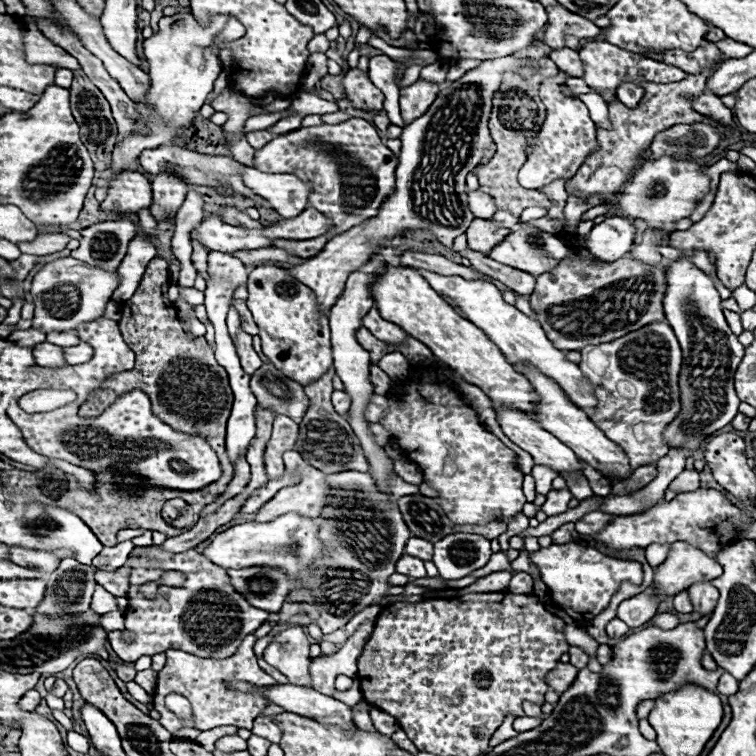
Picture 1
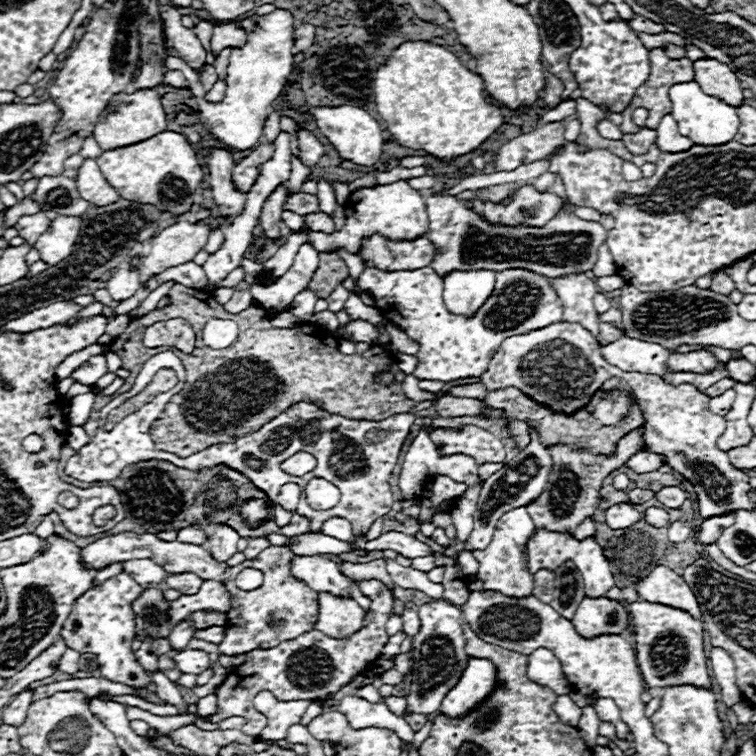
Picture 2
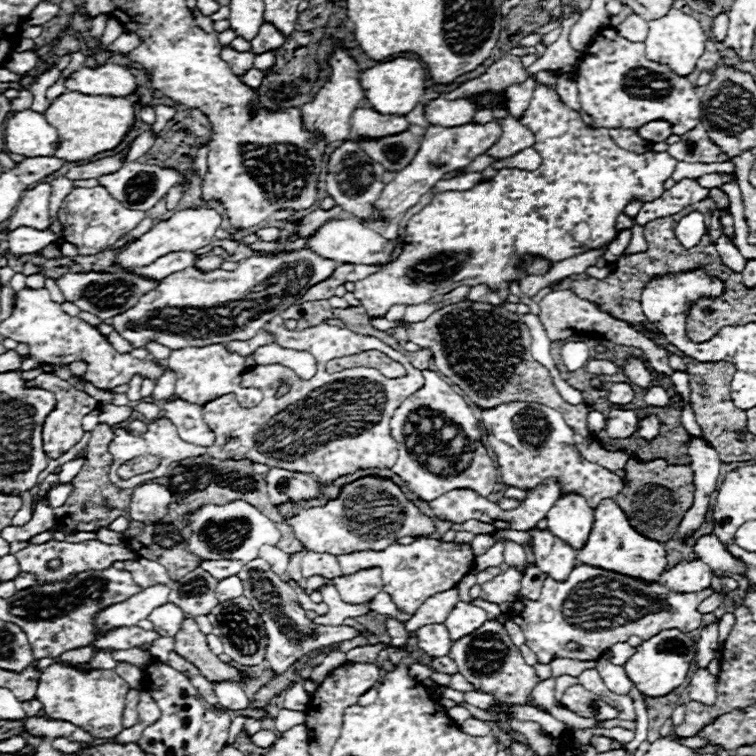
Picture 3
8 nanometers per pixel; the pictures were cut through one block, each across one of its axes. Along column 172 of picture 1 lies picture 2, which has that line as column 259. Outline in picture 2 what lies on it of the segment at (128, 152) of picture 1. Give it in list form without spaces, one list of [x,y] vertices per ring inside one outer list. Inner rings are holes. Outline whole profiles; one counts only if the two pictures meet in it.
[[[276,8],[266,16],[250,16],[242,20],[242,26],[248,34],[248,42],[242,50],[232,50],[230,64],[228,64],[228,78],[226,78],[226,96],[218,104],[204,100],[205,90],[199,80],[198,74],[186,62],[178,57],[171,56],[165,60],[168,70],[181,70],[189,82],[189,87],[197,99],[198,109],[204,126],[210,134],[214,134],[224,146],[232,150],[250,150],[262,138],[262,128],[266,116],[270,112],[272,102],[284,90],[290,72],[294,70],[294,18],[288,10]]]

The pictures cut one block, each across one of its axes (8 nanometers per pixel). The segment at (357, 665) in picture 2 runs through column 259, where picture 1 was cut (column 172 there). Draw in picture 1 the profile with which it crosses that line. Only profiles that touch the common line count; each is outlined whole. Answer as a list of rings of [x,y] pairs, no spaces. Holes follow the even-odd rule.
[[[254,634],[246,636],[242,646],[236,650],[234,656],[224,658],[224,660],[210,660],[210,658],[198,658],[194,654],[182,652],[182,650],[168,650],[166,656],[166,666],[158,672],[158,682],[156,682],[156,690],[154,690],[154,708],[160,712],[160,724],[170,730],[172,734],[178,732],[184,722],[166,708],[164,698],[170,692],[182,694],[190,700],[192,704],[192,722],[194,728],[198,730],[212,730],[218,726],[236,726],[236,728],[246,728],[252,730],[252,722],[260,716],[260,712],[268,706],[268,700],[264,696],[256,696],[256,694],[242,694],[242,692],[232,692],[226,688],[226,680],[228,678],[236,678],[236,680],[246,680],[258,686],[272,686],[276,684],[276,680],[272,676],[268,676],[256,662],[254,656]]]

